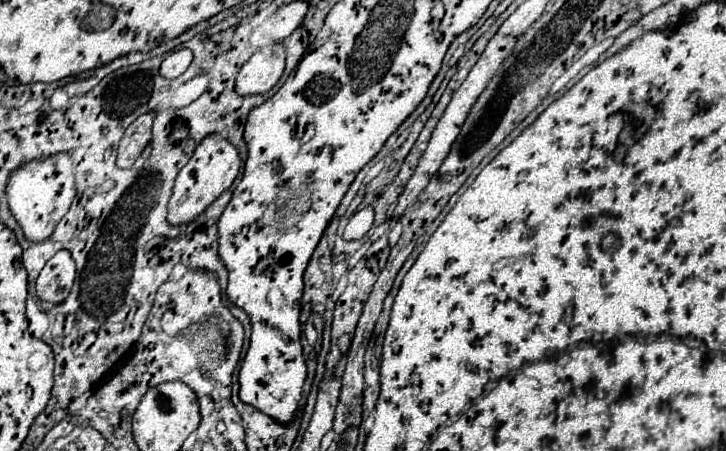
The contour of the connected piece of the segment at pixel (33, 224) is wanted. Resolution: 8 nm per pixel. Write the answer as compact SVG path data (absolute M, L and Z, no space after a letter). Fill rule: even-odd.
M65 153L49 155L49 159L29 159L29 163L21 163L21 167L7 179L9 211L29 241L41 241L49 237L53 227L67 213L75 199L75 175L69 171L59 171L57 167L57 161L69 159L71 157Z

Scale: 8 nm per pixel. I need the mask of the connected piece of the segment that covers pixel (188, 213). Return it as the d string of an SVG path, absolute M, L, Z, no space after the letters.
M213 133L201 139L185 167L181 167L177 173L177 179L173 183L173 195L167 203L167 219L171 223L187 223L195 219L209 203L213 203L217 195L231 187L233 179L239 173L239 165L241 165L239 151L237 147L233 147L229 139L225 139L225 135Z

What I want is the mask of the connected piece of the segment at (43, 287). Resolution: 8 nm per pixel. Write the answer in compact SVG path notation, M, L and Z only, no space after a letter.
M67 251L55 253L37 277L37 297L47 303L65 301L75 279L75 263Z

